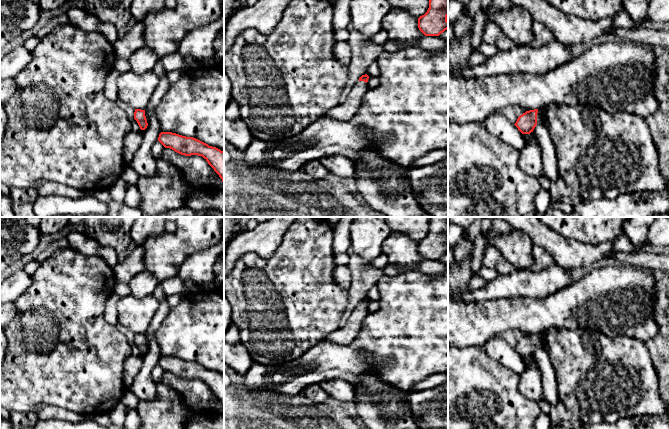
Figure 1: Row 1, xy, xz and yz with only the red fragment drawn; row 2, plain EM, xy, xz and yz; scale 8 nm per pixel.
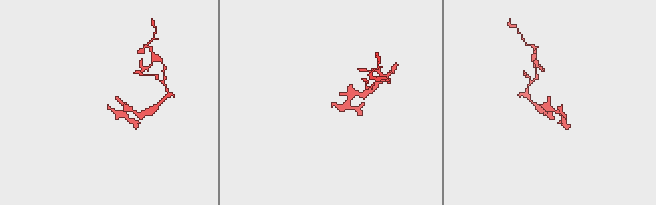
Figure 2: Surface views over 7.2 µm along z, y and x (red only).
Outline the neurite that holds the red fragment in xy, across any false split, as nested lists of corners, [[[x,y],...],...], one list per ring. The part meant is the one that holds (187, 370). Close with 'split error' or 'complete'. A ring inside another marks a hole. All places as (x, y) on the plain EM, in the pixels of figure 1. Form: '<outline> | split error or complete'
[[[161,356],[158,365],[165,371],[185,379],[202,380],[224,407],[224,375],[193,362],[172,356]]] | complete

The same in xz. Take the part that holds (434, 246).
[[[431,217],[427,236],[418,242],[418,252],[425,260],[439,260],[448,253],[448,217]]] | complete

